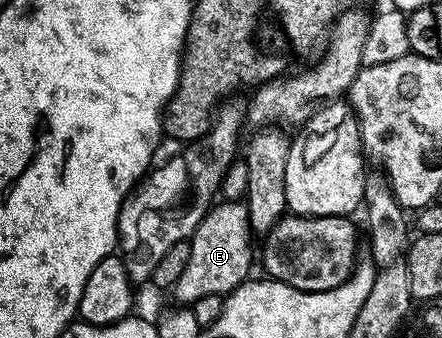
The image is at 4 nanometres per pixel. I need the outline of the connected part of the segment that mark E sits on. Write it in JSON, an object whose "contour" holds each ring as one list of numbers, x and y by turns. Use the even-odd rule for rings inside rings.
{"contour":[[240,200,220,202,220,205,209,207,196,232,190,237,192,249,186,274,178,278,174,295,177,301,204,300,207,296,223,297,232,292,245,280,249,279,252,268,252,239,254,233,248,217,247,203]]}

